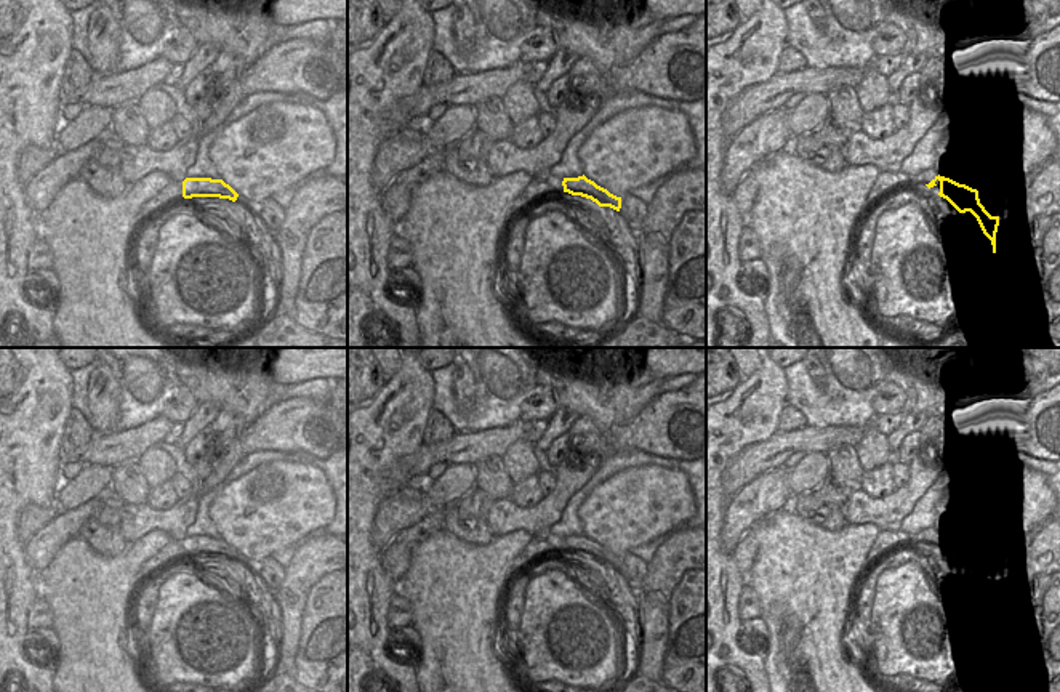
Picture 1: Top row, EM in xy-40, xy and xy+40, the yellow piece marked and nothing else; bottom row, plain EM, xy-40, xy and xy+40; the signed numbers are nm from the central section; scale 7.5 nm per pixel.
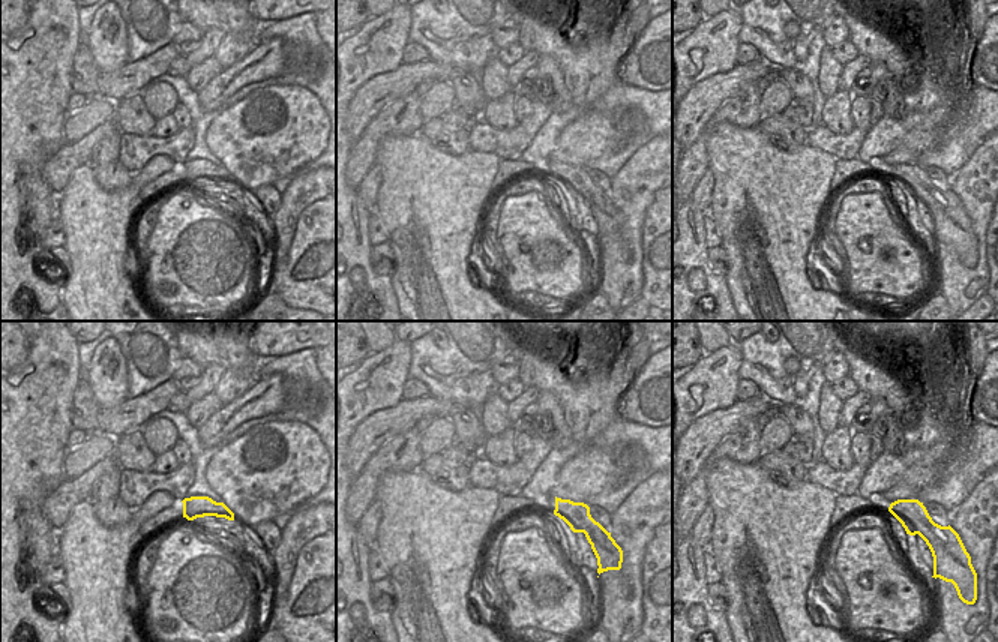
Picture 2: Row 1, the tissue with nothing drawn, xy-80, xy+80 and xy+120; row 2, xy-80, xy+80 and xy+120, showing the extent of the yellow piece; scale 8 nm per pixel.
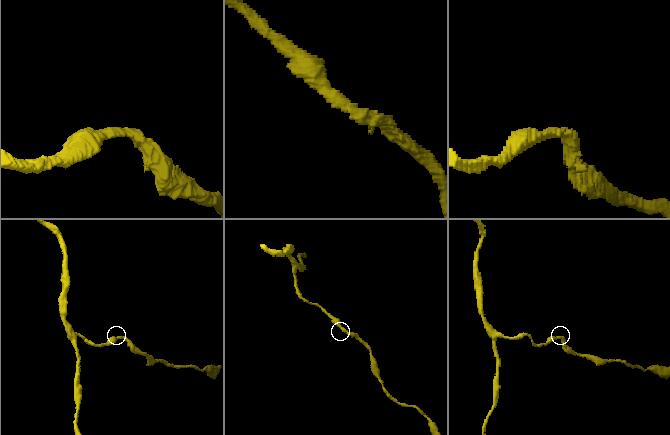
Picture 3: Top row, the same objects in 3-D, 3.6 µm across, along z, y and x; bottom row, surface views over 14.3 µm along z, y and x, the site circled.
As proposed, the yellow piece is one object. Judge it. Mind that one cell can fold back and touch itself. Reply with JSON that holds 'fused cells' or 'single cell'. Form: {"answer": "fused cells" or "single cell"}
{"answer": "single cell"}

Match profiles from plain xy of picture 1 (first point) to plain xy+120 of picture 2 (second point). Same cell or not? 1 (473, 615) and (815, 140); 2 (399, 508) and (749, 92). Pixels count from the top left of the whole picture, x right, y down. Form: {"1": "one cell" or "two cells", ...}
{"1": "two cells", "2": "one cell"}

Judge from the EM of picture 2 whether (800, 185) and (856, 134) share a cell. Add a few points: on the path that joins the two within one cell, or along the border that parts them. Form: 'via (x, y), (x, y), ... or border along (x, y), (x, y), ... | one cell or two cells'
border along (806, 143), (838, 159) | two cells

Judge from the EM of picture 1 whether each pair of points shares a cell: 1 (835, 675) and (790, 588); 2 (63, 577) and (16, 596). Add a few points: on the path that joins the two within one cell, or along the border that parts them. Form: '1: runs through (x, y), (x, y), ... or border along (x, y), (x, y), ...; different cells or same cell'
1: runs through (814, 654), (809, 649), (809, 609); same cell
2: border along (34, 574), (34, 590), (37, 595); different cells

